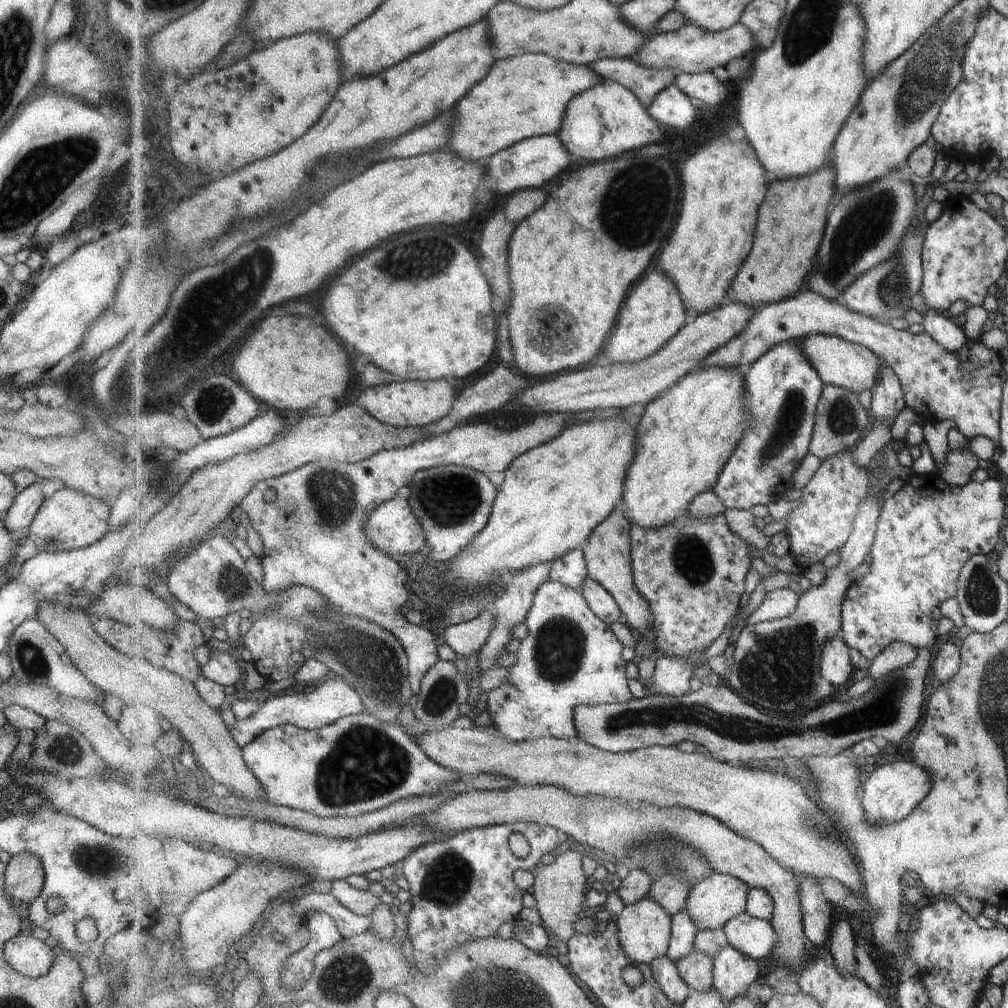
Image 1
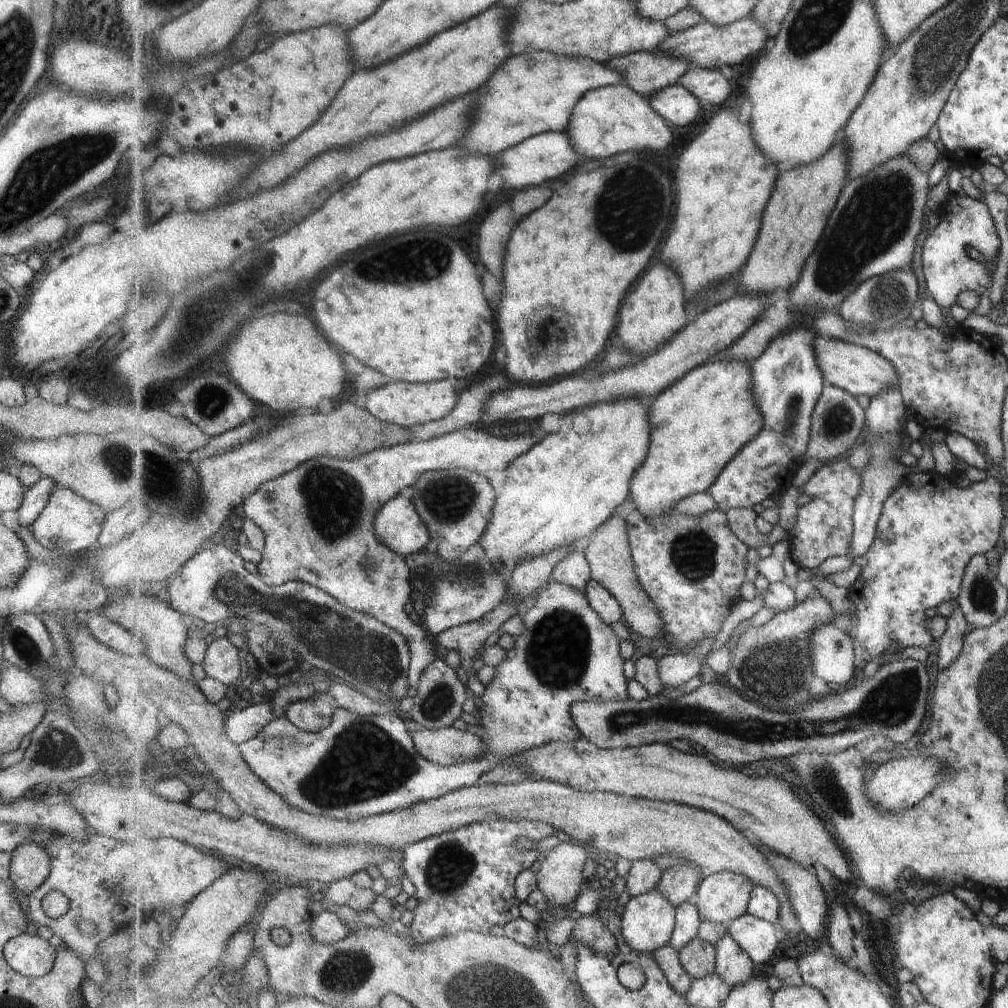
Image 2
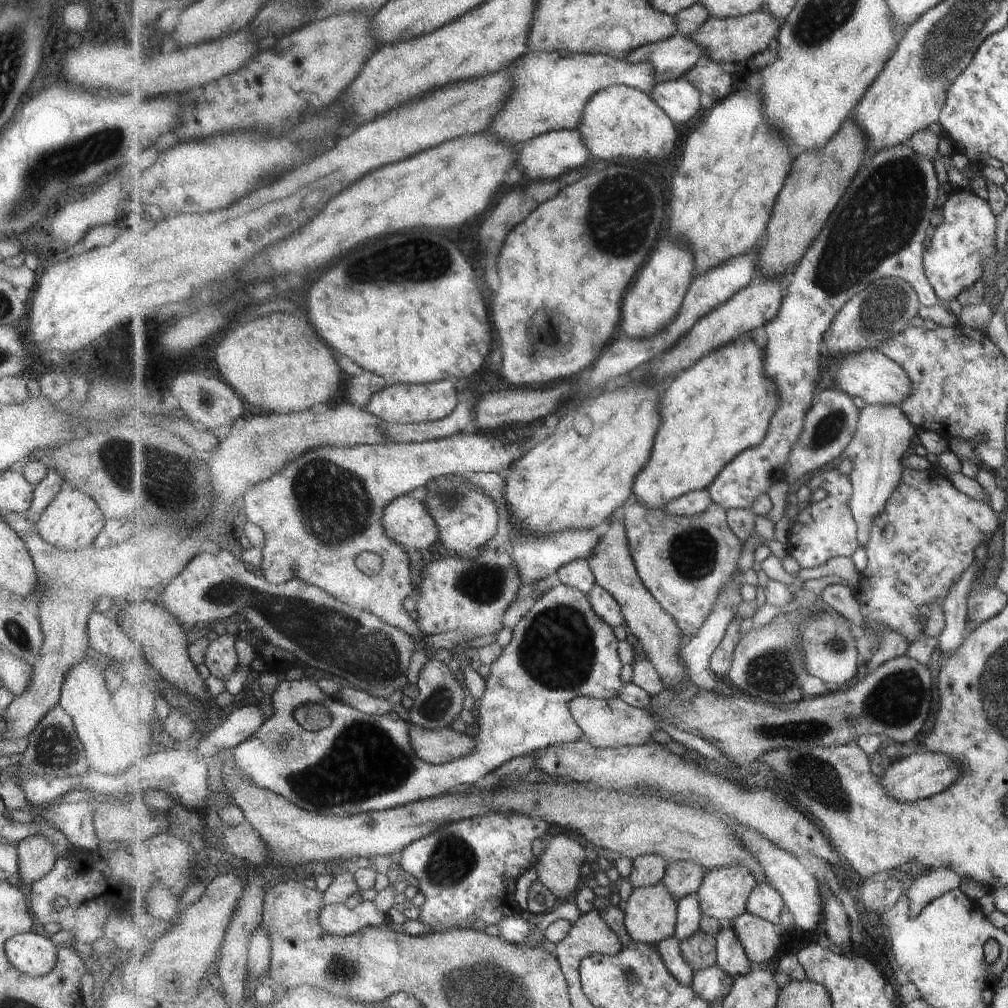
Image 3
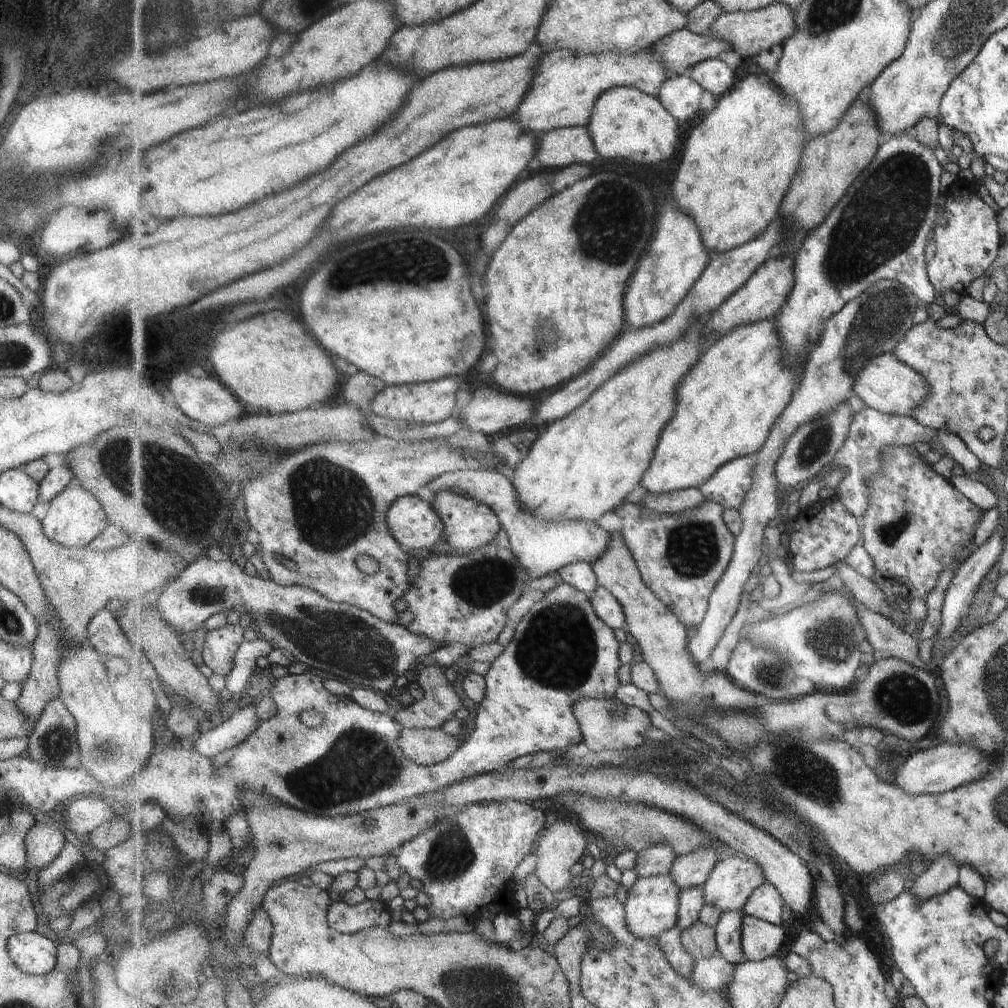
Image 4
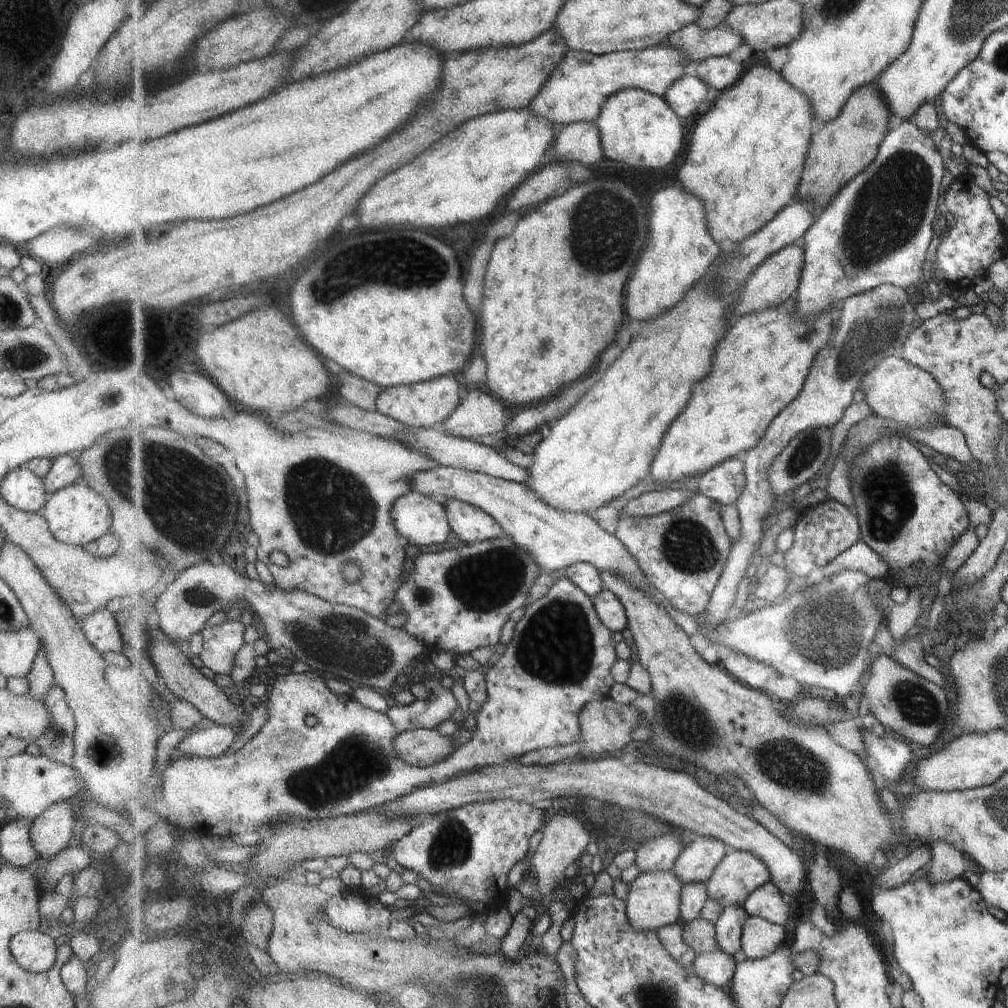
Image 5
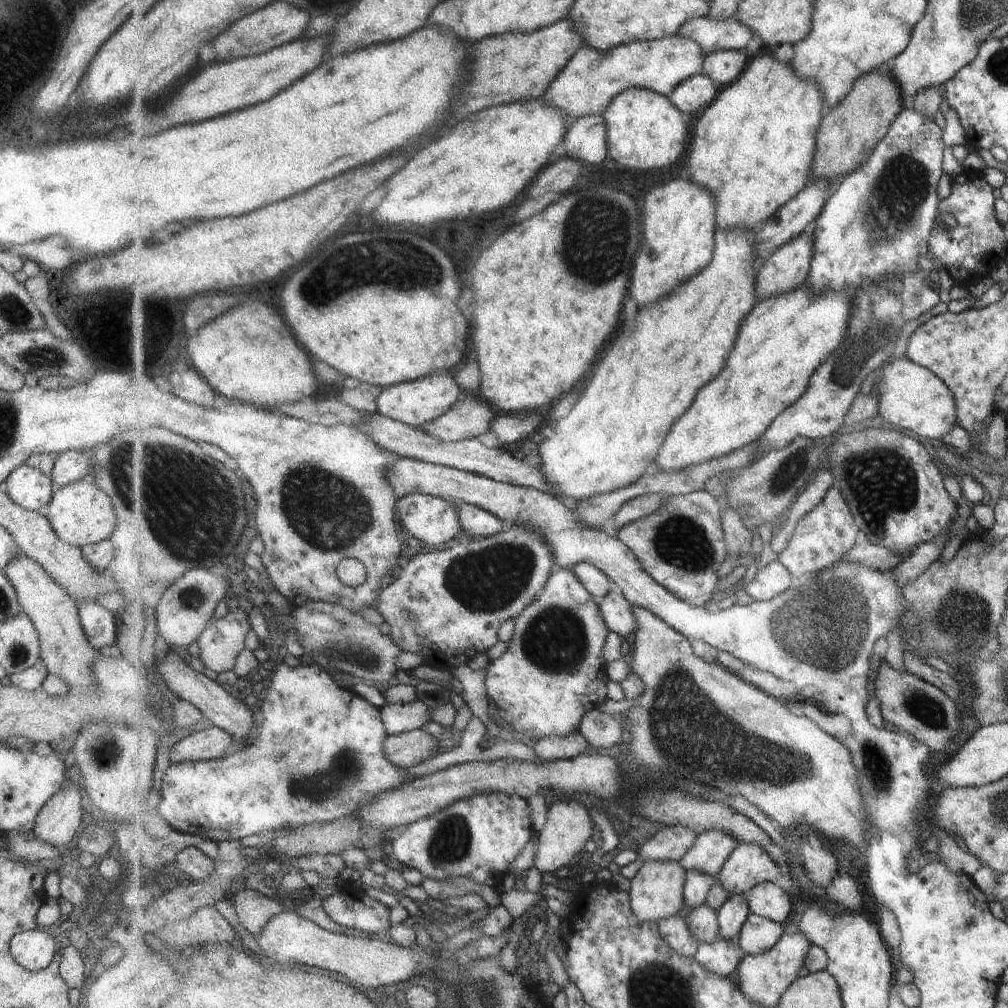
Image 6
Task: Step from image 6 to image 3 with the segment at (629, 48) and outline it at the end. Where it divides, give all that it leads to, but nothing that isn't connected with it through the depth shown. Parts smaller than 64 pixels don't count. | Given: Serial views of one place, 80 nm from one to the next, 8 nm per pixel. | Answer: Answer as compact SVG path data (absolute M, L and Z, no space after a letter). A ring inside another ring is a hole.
M567 50L553 52L529 51L524 57L514 60L514 88L513 94L506 100L506 107L498 112L497 119L490 124L485 134L494 135L511 145L521 145L534 139L536 136L565 129L577 130L582 122L583 113L587 103L599 91L605 90L613 85L627 85L647 94L654 90L657 84L654 81L654 68L651 63L635 64L625 60L624 57L617 57L615 54L591 55L589 53L572 53Z

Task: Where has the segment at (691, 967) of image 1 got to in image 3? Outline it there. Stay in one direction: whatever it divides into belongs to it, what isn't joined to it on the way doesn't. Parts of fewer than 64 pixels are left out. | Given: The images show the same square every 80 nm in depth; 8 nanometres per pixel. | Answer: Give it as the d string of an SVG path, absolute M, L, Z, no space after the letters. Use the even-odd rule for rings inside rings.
M700 930L690 939L681 941L680 947L682 955L695 973L718 964L717 939L711 933Z

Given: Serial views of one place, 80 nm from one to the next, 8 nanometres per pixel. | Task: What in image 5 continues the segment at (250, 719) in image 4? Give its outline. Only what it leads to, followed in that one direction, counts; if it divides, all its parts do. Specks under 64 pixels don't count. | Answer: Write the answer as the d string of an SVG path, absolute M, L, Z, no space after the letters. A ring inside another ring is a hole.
M213 725L207 729L194 730L177 746L184 755L215 758L224 755L233 740L237 738L238 731L232 726Z

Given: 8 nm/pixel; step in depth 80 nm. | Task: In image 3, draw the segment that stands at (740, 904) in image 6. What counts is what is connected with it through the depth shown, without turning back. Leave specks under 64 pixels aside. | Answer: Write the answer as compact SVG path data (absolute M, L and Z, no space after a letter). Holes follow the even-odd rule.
M730 923L724 924L716 939L719 967L733 978L751 972L755 965L747 956L743 943Z

